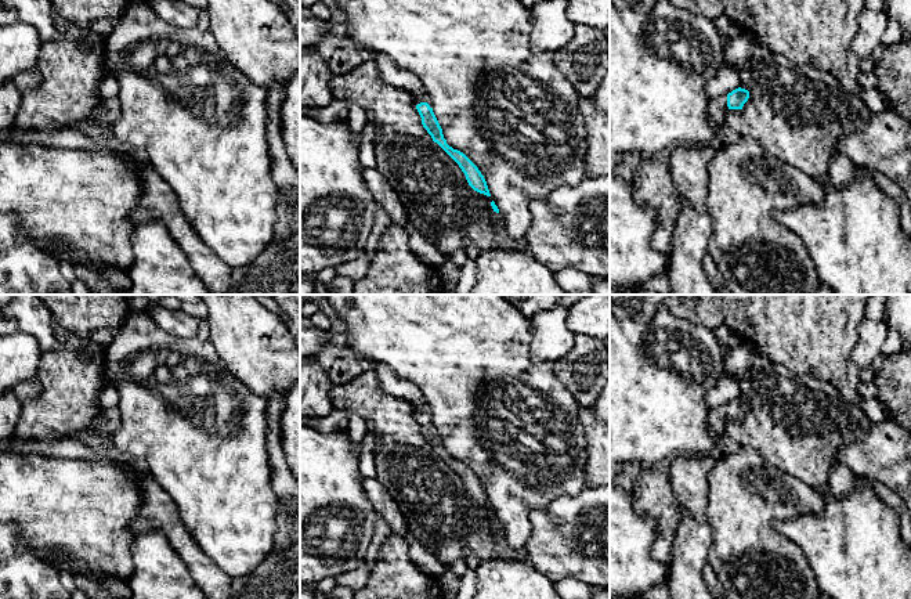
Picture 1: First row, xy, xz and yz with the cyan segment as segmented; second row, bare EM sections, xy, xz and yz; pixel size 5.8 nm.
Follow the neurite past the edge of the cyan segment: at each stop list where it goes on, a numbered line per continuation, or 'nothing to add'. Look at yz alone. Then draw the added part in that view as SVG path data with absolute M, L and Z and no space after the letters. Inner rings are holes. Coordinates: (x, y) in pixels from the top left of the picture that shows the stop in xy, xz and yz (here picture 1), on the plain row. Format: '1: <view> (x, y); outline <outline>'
1: yz (716, 418); outline M727 404L711 409L708 414L709 432L722 436L724 433L724 426L727 421L729 421Z

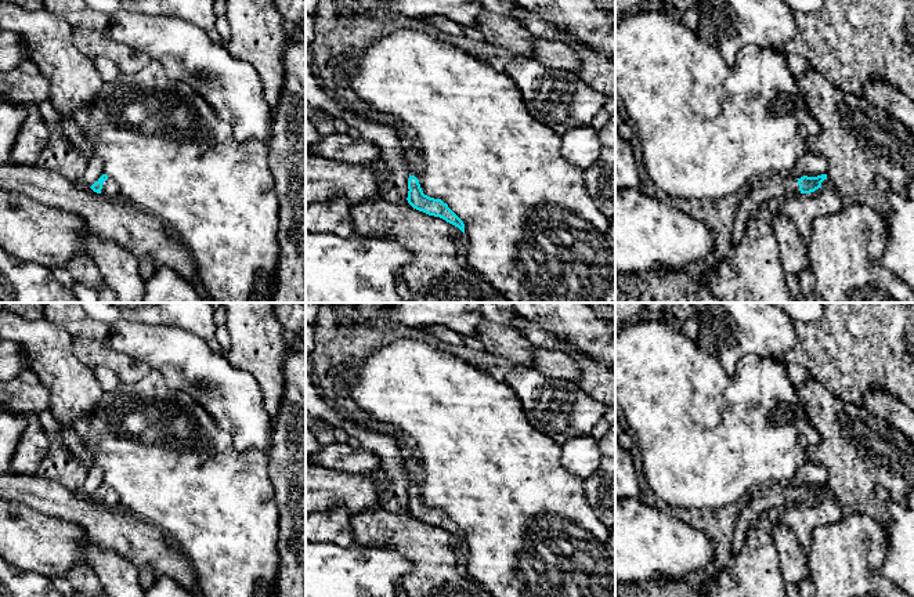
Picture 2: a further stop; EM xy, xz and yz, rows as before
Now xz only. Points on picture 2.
1: xz (414, 471); outline M398 438L398 448L400 448L400 455L402 459L404 470L407 473L407 477L411 482L411 485L415 485L420 491L420 484L422 484L422 467L416 462L411 445L405 438Z

